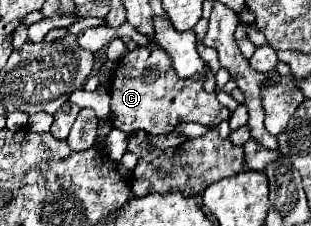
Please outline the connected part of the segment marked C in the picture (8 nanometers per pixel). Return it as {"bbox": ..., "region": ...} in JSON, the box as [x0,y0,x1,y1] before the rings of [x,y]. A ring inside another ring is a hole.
{"bbox":[109,43,231,135],"region":[[[157,43],[139,45],[117,63],[109,93],[113,127],[125,133],[143,129],[151,135],[165,135],[171,133],[173,127],[181,121],[213,127],[231,115],[225,107],[219,105],[215,93],[203,91],[201,79],[179,79],[171,67],[169,55],[157,47]]]}

